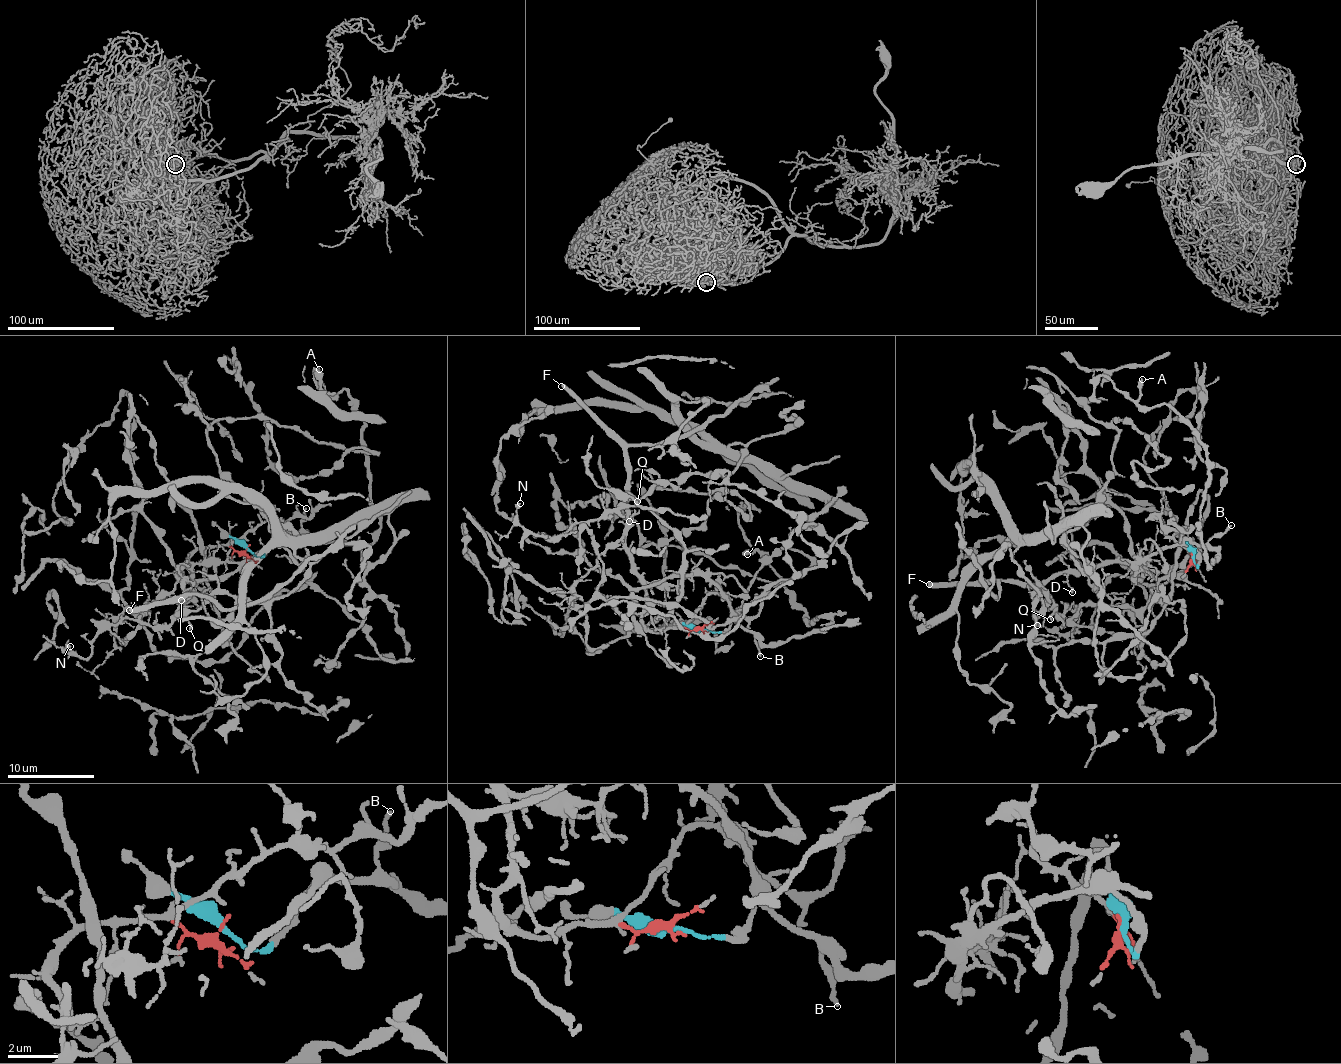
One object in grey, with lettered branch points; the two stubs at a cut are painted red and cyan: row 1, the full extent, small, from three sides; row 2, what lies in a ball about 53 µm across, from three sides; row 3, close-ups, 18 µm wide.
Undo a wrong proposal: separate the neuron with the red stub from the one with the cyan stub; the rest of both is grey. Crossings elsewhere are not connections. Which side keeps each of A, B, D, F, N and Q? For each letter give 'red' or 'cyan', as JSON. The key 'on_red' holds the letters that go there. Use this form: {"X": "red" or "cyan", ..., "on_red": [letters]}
{"A": "cyan", "B": "cyan", "D": "red", "F": "red", "N": "red", "Q": "red", "on_red": ["D", "F", "N", "Q"]}

